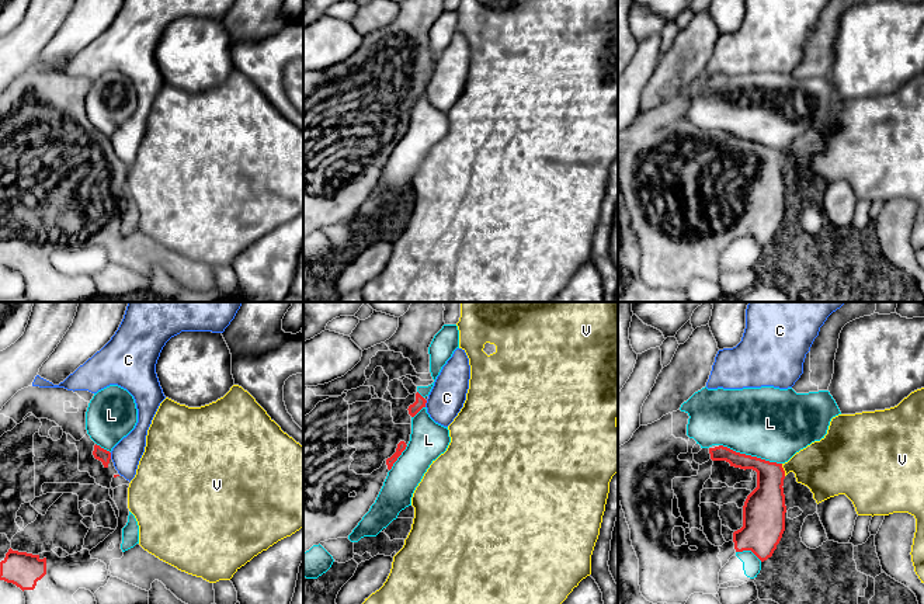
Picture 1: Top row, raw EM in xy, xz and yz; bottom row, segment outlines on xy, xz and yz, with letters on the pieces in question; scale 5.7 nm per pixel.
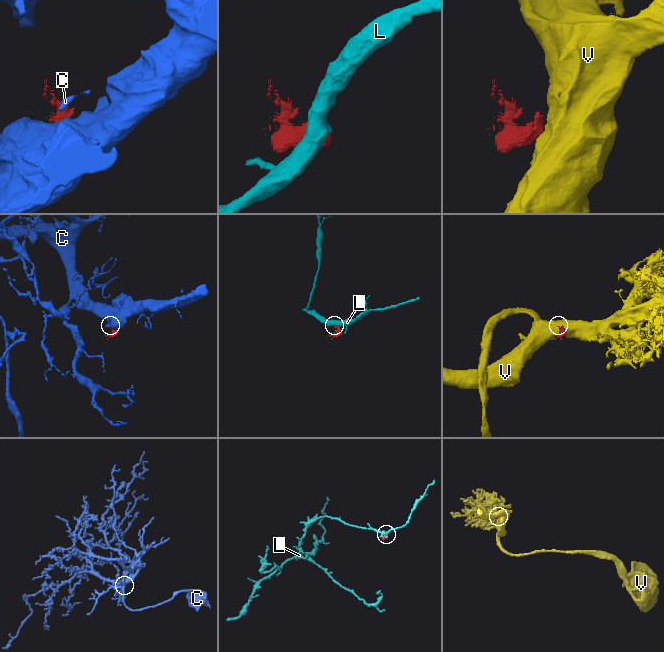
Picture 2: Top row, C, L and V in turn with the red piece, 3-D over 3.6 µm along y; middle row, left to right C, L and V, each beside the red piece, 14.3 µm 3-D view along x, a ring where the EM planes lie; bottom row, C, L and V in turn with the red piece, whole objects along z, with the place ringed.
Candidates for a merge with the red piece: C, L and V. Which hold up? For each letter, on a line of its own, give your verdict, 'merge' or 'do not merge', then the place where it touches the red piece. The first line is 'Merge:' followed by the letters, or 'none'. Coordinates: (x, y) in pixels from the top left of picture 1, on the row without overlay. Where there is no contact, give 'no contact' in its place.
Merge: none
C: do not merge | xy (110, 141)
L: do not merge | yz (750, 141)
V: do not merge | yz (782, 155)

